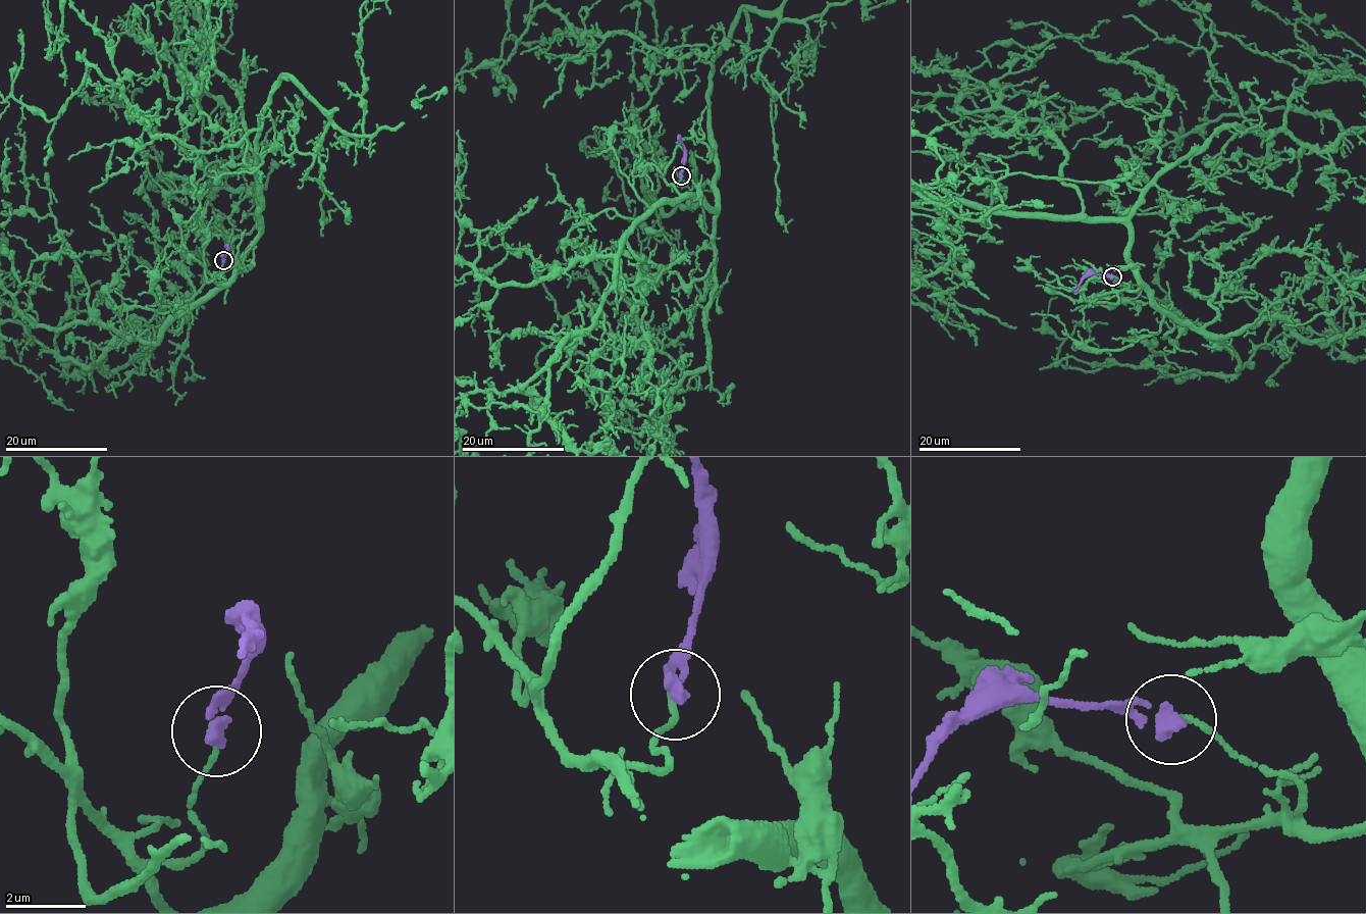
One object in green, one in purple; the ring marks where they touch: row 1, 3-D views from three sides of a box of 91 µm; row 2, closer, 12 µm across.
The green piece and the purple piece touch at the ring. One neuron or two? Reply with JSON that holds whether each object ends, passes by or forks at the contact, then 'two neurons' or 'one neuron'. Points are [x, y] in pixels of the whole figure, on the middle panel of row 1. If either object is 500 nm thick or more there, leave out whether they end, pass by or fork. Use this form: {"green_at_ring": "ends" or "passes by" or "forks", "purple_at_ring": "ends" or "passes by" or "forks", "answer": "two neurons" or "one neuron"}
{"green_at_ring": "ends", "purple_at_ring": "ends", "answer": "two neurons"}

